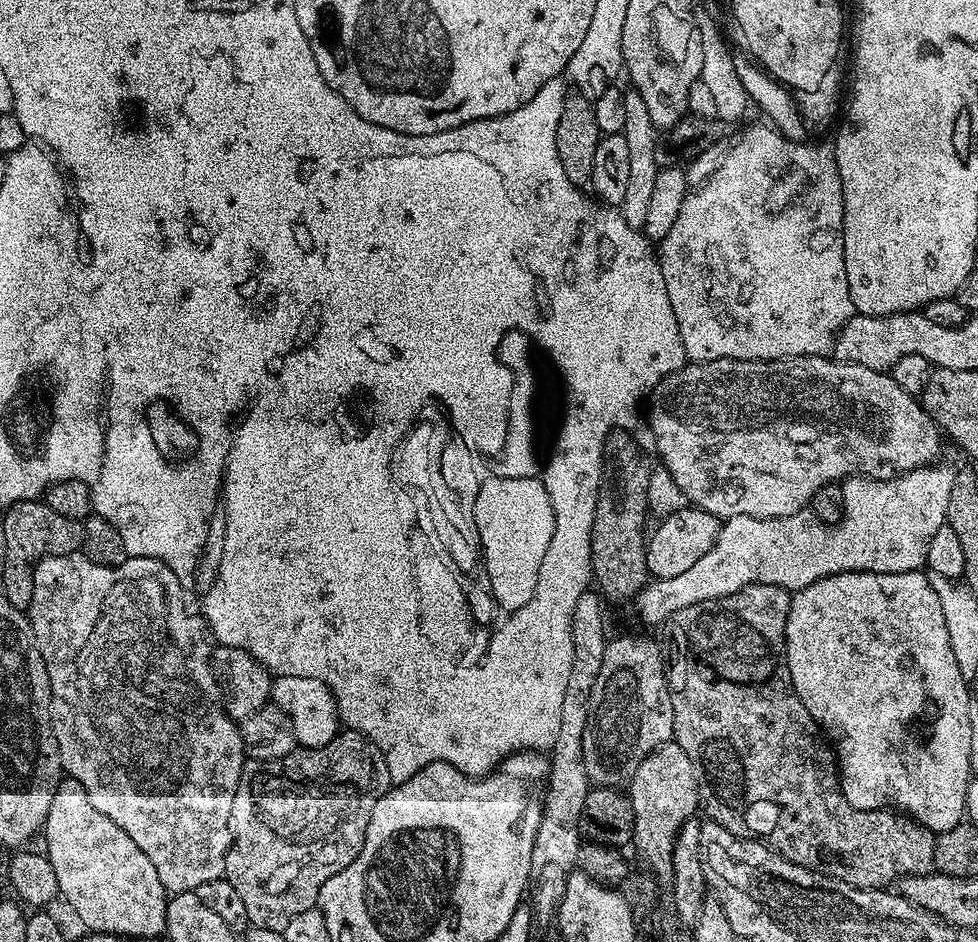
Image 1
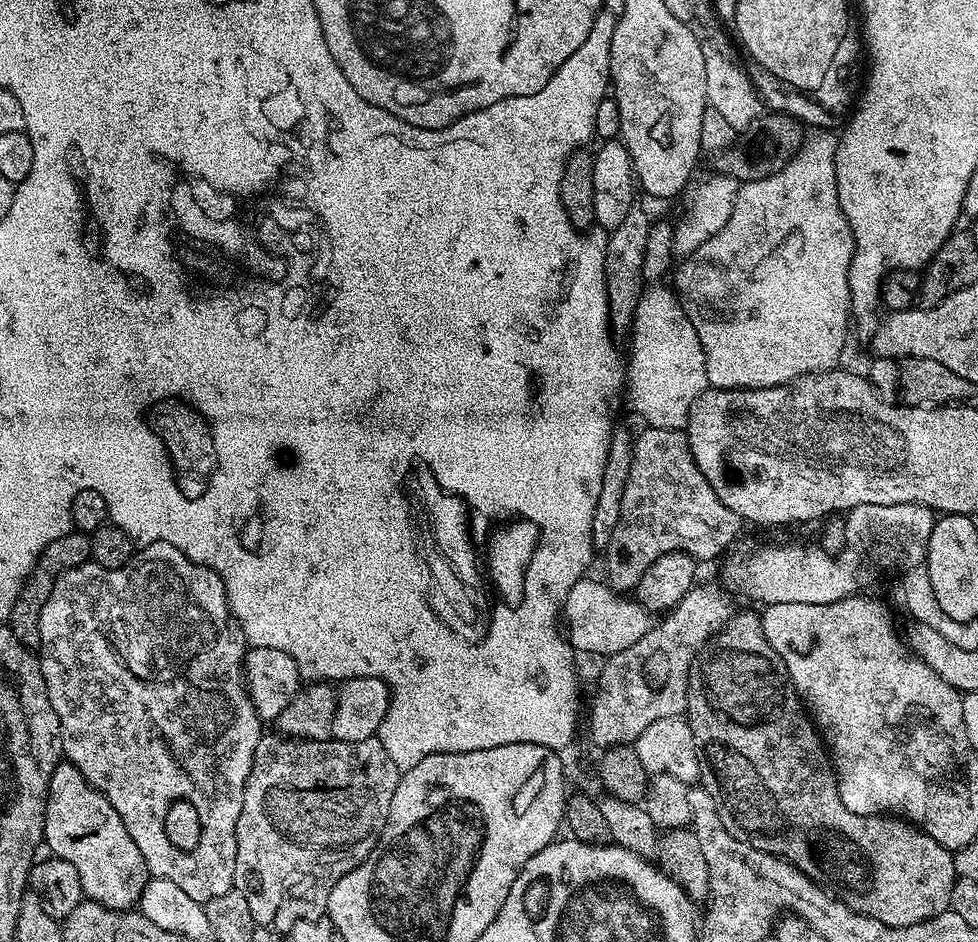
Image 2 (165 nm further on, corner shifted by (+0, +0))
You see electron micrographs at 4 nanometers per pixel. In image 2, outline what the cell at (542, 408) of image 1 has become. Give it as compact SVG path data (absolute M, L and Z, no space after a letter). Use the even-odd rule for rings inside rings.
M411 456L408 464L422 466L432 476L432 484L440 488L440 493L447 500L452 500L460 504L460 513L464 515L464 536L468 536L468 552L472 552L472 568L476 568L476 584L480 584L480 596L484 596L484 640L487 636L492 636L492 624L496 624L496 612L520 612L520 604L528 600L528 572L532 572L532 560L536 560L536 552L540 552L540 544L544 544L544 527L537 520L532 520L525 512L508 512L508 516L484 516L484 512L476 512L472 508L472 499L462 495L460 492L452 492L452 488L447 488L441 481L440 476L436 476L437 468L432 468L424 456ZM516 524L528 524L532 532L536 532L536 540L532 540L532 556L528 556L528 564L524 564L524 584L520 584L520 596L516 600L508 600L504 592L500 592L500 584L496 584L496 576L492 576L492 544L496 544L496 536L500 532L508 532L508 528L516 528Z

